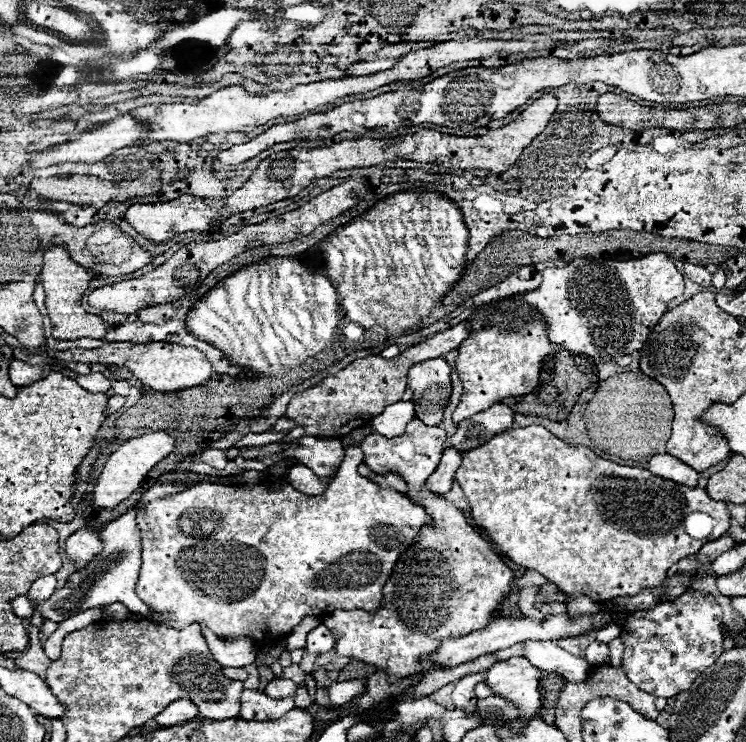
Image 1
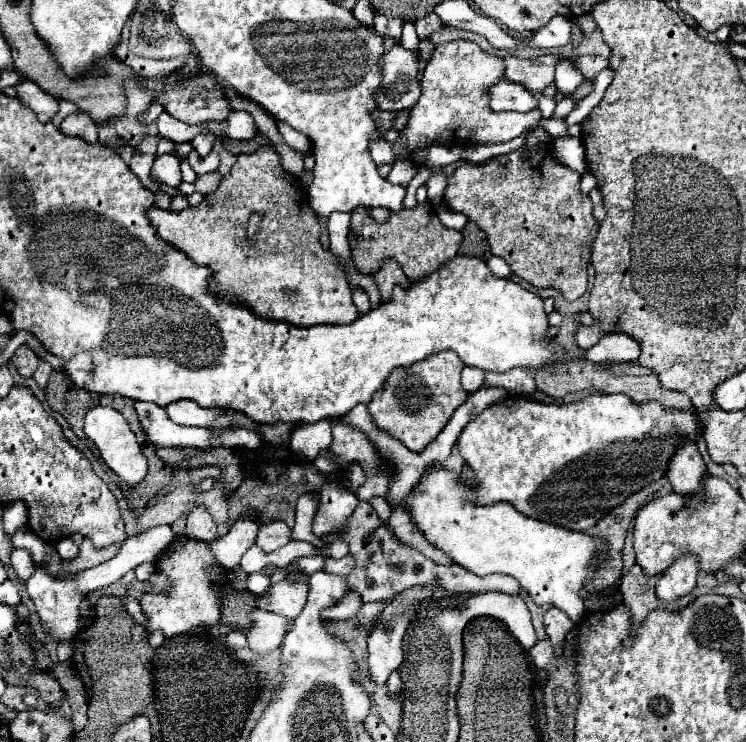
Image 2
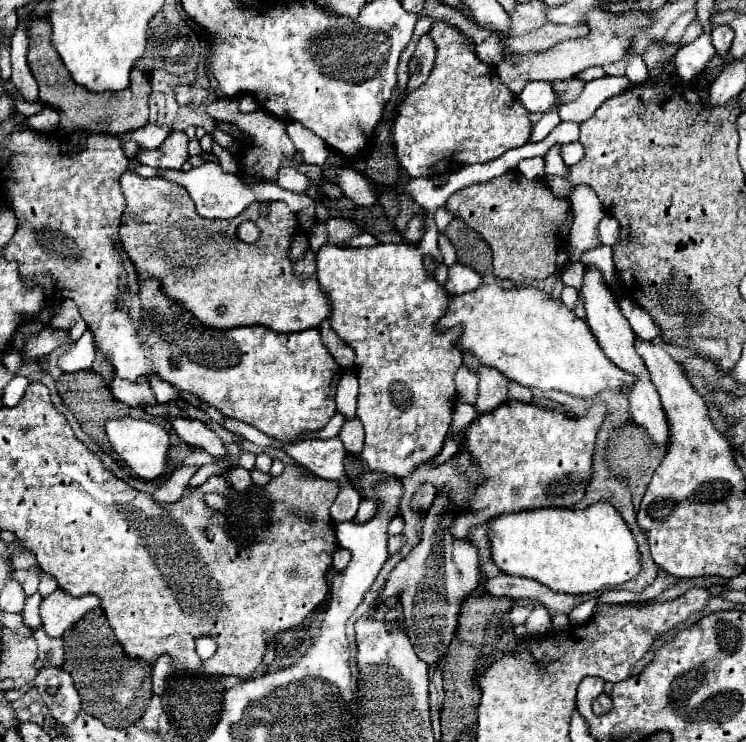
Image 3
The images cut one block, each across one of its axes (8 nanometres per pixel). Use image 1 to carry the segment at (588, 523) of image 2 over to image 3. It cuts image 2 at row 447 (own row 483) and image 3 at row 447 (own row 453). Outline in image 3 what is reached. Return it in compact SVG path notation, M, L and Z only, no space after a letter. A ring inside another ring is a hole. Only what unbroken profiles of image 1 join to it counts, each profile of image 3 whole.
M506 400L496 410L486 412L478 416L468 432L466 432L466 444L464 448L472 454L472 458L478 460L482 466L482 472L486 476L486 482L482 482L476 490L476 494L468 502L468 510L474 514L460 514L456 518L454 536L468 536L470 530L492 516L520 512L520 510L532 510L532 508L572 508L576 502L584 498L586 482L590 480L590 468L592 468L592 452L594 452L594 440L596 432L604 420L606 408L602 404L592 406L584 418L570 418L556 410L544 410L532 404Z

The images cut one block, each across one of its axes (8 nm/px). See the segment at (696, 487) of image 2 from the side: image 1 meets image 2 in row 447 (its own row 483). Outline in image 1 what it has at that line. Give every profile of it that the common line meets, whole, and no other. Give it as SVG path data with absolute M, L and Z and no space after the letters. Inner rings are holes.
M656 454L650 458L648 462L648 470L660 478L666 480L674 480L678 484L686 484L686 486L696 486L700 474L686 466L684 462L680 462L678 458L670 456L670 454Z

